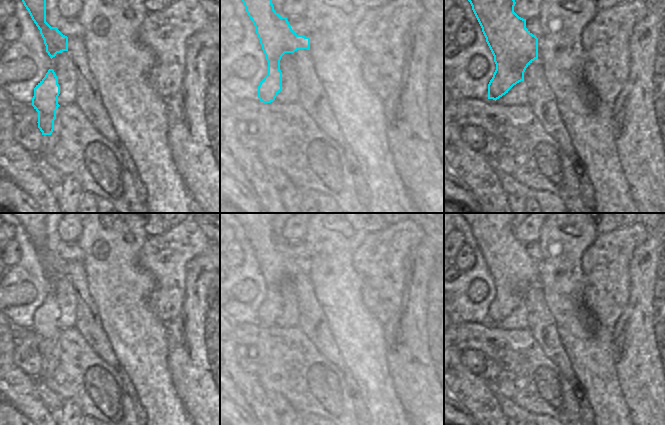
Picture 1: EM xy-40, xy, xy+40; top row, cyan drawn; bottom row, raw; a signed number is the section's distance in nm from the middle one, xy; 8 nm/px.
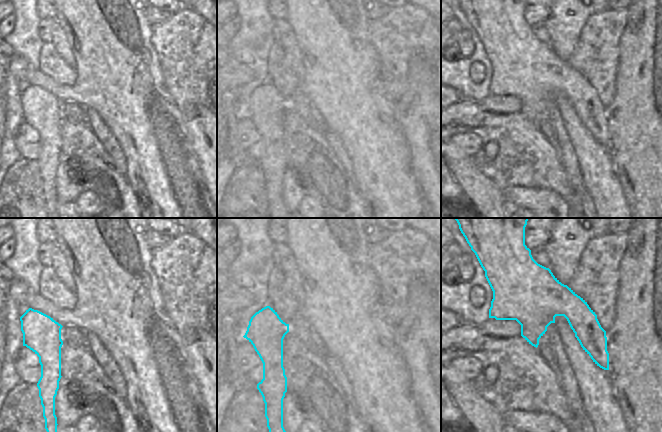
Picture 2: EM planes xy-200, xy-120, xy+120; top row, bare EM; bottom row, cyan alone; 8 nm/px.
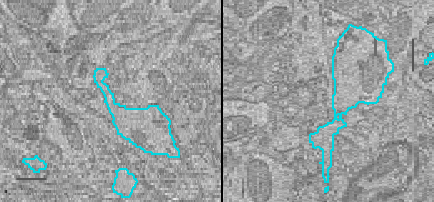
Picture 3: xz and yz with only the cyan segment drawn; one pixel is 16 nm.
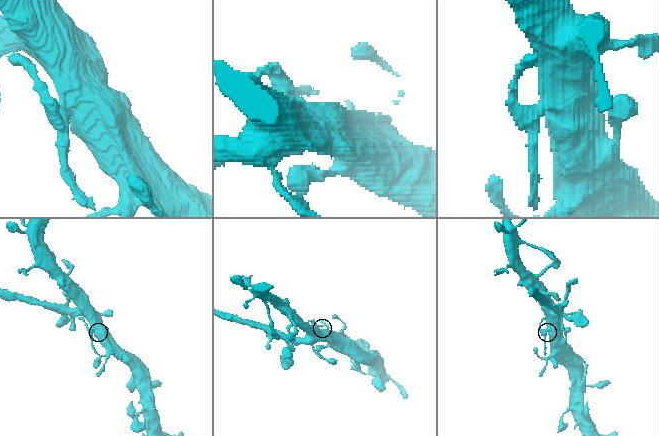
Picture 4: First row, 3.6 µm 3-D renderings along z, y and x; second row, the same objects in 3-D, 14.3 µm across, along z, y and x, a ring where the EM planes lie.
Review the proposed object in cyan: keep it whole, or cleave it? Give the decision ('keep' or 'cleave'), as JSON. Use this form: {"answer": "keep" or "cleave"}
{"answer": "cleave"}

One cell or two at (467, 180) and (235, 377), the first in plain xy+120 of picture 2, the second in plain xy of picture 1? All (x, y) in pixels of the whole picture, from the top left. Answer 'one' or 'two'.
one

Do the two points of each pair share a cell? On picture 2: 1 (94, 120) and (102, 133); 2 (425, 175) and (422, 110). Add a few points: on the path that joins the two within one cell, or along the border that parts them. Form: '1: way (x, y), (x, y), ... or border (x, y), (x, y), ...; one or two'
1: way (95, 123), (101, 130); one
2: way (425, 159), (425, 126); one

